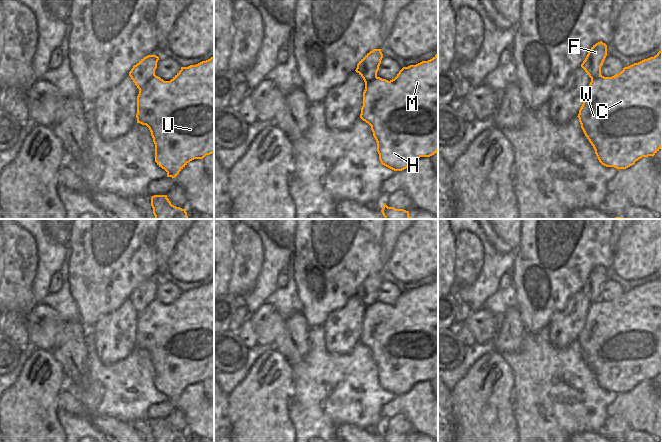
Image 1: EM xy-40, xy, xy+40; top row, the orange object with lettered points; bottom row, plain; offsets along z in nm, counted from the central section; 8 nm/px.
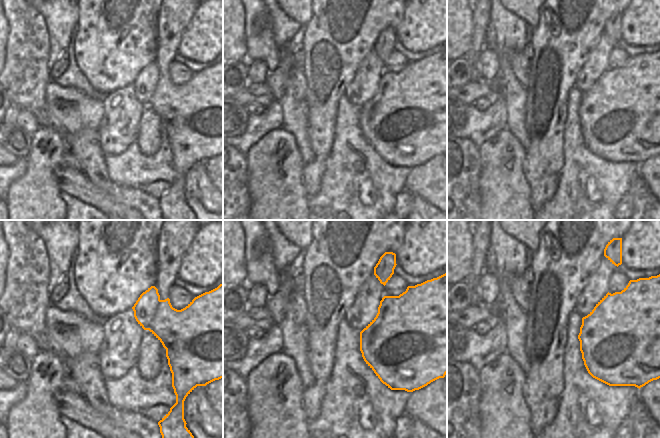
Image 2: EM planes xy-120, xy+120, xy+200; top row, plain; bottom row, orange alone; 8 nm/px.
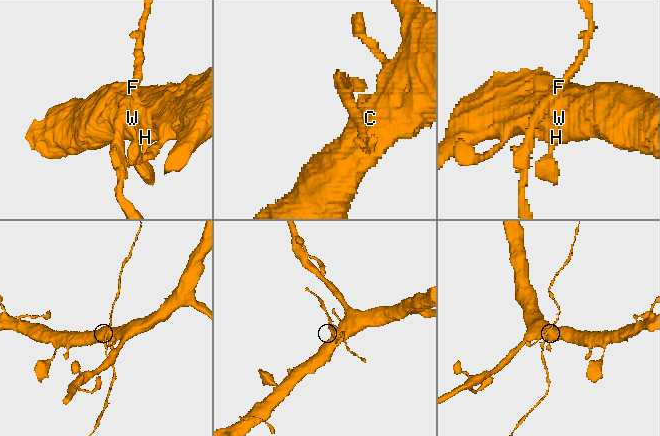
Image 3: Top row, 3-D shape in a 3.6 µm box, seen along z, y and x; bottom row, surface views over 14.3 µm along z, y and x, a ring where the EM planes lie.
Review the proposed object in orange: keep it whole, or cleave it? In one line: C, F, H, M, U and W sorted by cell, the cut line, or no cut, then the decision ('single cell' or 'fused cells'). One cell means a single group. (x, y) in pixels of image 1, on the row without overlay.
C F H M U W; no cut; single cell

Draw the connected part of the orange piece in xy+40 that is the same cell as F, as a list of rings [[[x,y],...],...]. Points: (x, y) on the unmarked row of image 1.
[[[600,265],[581,288],[591,306],[577,341],[599,386],[626,393],[642,381],[653,381],[662,372],[662,271],[654,281],[624,291],[612,301],[601,299],[606,280],[607,269]]]

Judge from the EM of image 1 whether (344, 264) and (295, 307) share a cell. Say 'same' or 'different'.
different

